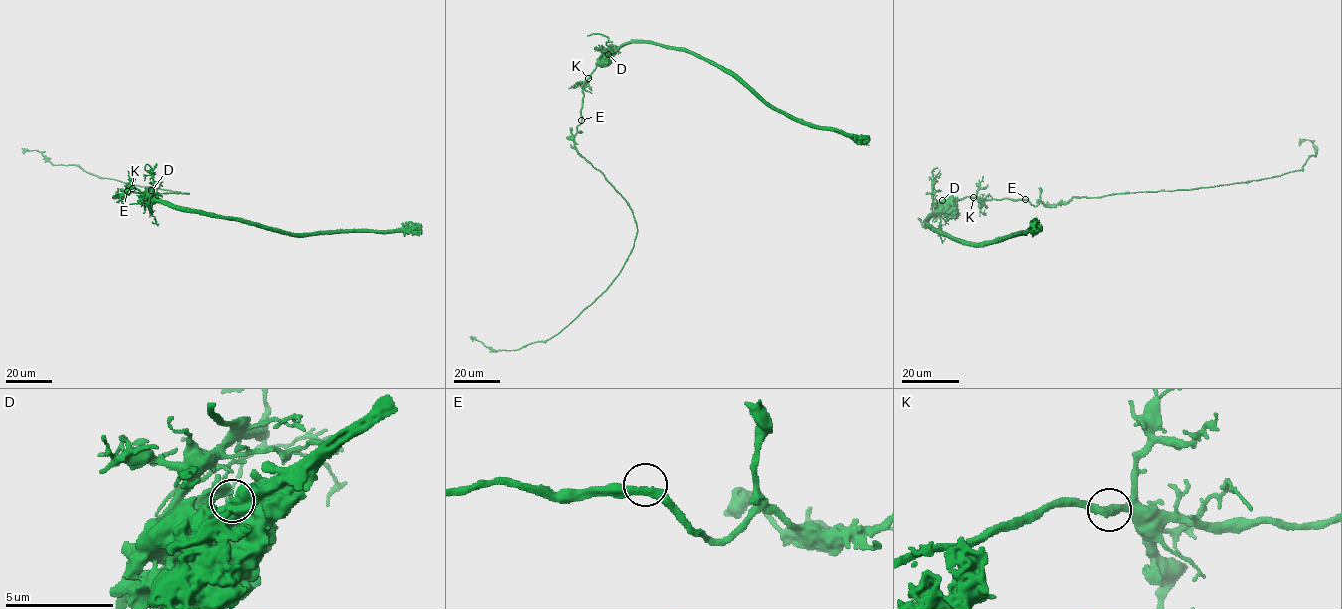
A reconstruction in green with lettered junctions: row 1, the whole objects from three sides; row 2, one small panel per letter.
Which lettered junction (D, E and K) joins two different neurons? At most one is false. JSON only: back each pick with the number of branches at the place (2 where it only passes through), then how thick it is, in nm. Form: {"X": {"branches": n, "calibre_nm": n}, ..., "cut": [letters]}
{"D": {"branches": 2, "calibre_nm": 360}, "cut": ["D"]}

